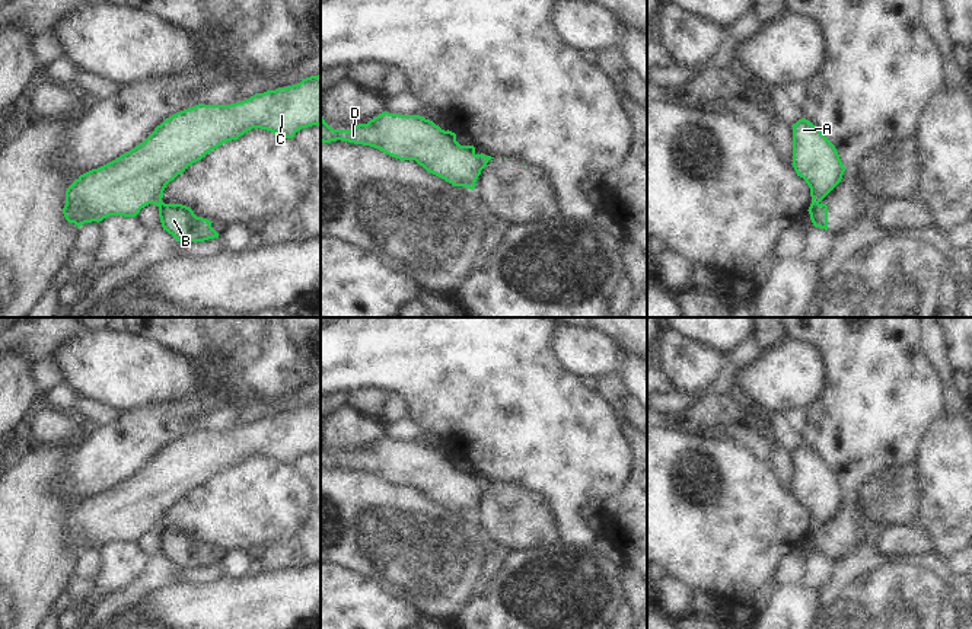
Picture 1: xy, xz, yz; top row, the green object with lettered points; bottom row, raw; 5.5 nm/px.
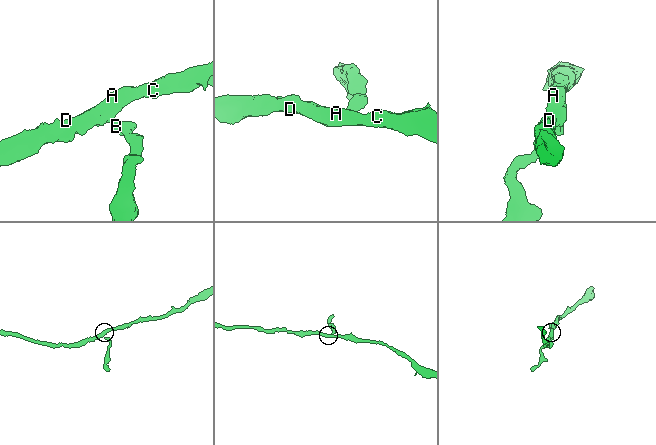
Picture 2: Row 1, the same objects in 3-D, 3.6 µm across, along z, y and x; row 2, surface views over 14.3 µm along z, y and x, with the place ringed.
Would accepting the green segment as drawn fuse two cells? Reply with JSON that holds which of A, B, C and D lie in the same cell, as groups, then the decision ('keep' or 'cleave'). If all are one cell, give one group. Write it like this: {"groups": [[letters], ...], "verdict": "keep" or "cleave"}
{"groups": [["A", "C", "D"], ["B"]], "verdict": "cleave"}

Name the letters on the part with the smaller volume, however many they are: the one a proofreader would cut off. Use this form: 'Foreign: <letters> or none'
Foreign: B

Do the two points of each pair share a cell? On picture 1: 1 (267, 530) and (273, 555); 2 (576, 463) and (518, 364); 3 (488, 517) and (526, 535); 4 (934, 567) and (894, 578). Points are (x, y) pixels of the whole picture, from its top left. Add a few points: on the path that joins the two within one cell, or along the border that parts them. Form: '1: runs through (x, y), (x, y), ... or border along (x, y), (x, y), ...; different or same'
1: border along (300, 529), (284, 542), (270, 545), (257, 554); different
2: runs through (551, 438), (518, 405), (518, 389); same
3: runs through (497, 517), (506, 517), (518, 526); same
4: runs through (924, 577), (904, 578); same

